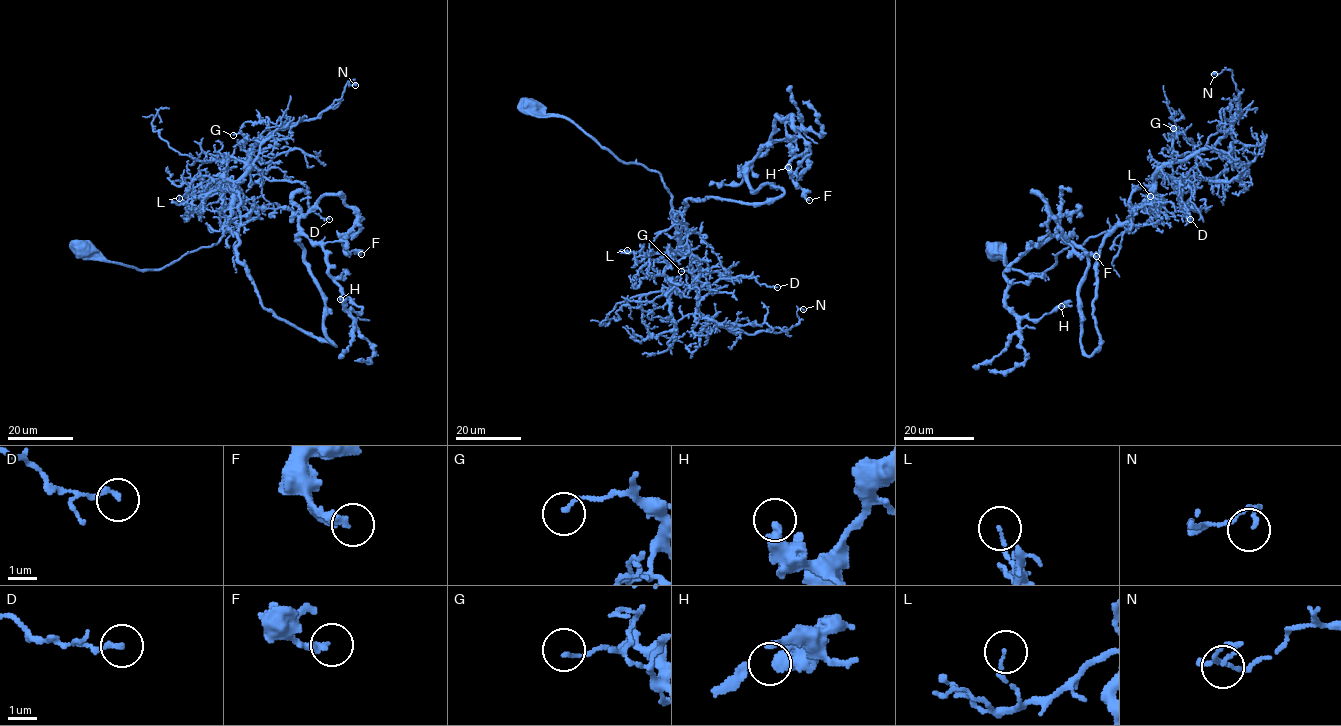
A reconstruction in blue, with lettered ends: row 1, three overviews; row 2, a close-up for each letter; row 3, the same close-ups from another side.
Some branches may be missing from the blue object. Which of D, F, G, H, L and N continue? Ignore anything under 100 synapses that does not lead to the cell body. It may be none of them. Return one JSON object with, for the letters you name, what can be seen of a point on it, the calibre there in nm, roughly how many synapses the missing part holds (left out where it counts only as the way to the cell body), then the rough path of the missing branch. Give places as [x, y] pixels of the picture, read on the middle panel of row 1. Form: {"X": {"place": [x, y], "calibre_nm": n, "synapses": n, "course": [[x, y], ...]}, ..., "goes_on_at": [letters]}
{"goes_on_at": []}

